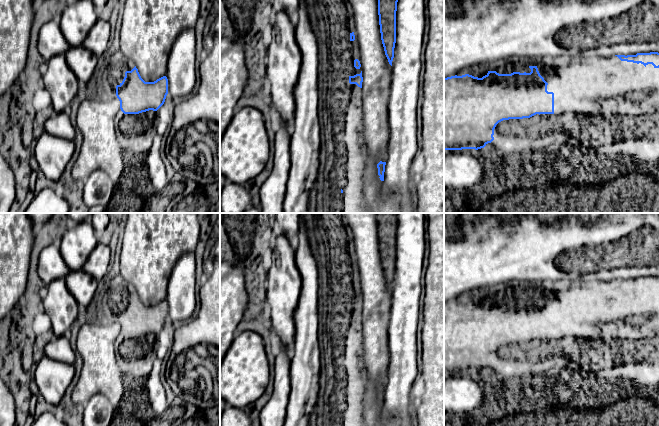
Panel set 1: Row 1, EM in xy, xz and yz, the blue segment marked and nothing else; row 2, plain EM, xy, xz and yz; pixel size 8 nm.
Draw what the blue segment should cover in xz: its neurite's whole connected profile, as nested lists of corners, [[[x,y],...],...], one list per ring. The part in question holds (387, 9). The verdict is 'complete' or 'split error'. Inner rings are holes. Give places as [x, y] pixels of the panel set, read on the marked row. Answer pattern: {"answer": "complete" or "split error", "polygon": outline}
{"answer": "complete", "polygon": [[[378,0],[381,40],[385,55],[392,66],[396,43],[396,11],[398,0]]]}

